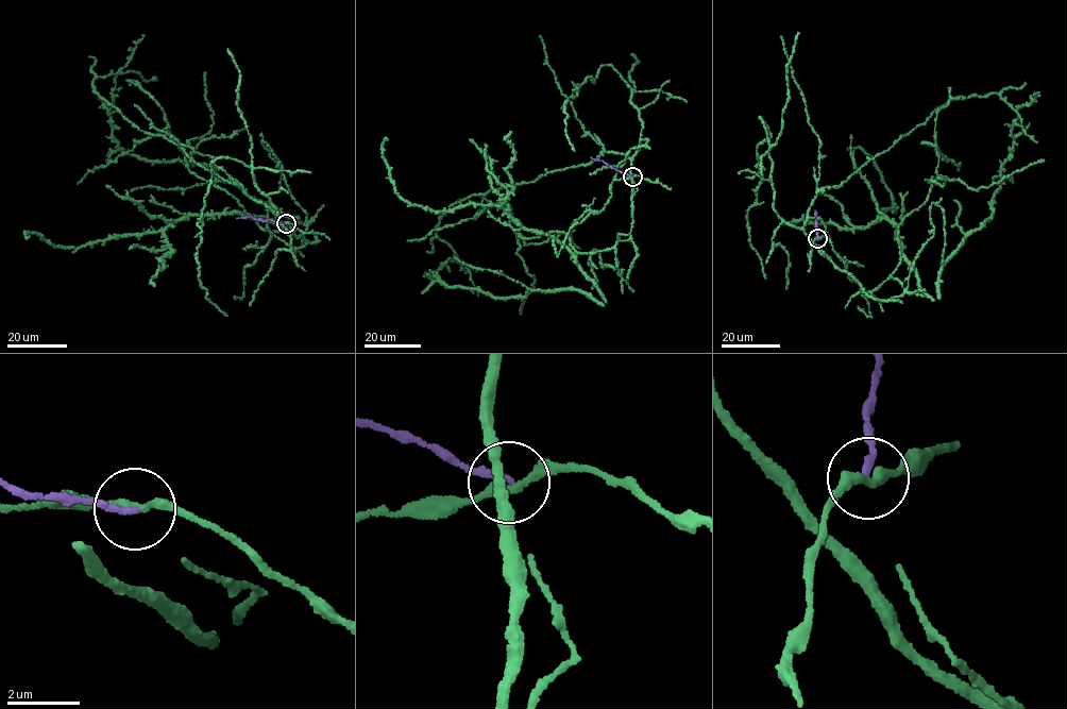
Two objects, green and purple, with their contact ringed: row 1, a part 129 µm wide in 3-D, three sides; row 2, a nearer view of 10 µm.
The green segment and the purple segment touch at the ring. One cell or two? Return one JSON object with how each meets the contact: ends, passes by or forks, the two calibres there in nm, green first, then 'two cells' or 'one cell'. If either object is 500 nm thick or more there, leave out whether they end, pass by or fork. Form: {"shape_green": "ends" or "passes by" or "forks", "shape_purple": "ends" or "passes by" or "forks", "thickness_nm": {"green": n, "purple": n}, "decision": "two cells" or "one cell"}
{"shape_green": "passes by", "shape_purple": "ends", "thickness_nm": {"green": 240, "purple": 190}, "decision": "two cells"}

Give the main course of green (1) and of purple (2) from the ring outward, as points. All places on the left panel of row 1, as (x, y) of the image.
1: (286, 222), (267, 210), (306, 245), (212, 167), (114, 139), (142, 34)
2: (286, 222), (237, 218)

